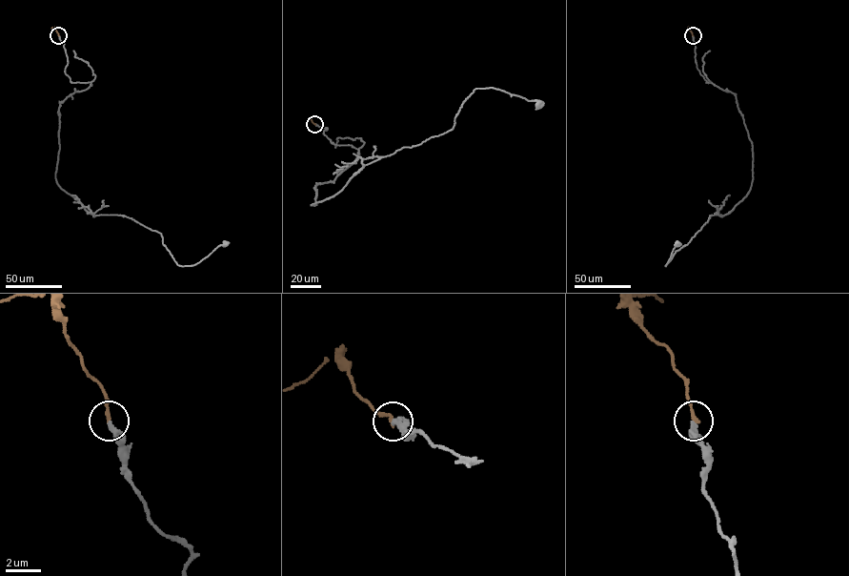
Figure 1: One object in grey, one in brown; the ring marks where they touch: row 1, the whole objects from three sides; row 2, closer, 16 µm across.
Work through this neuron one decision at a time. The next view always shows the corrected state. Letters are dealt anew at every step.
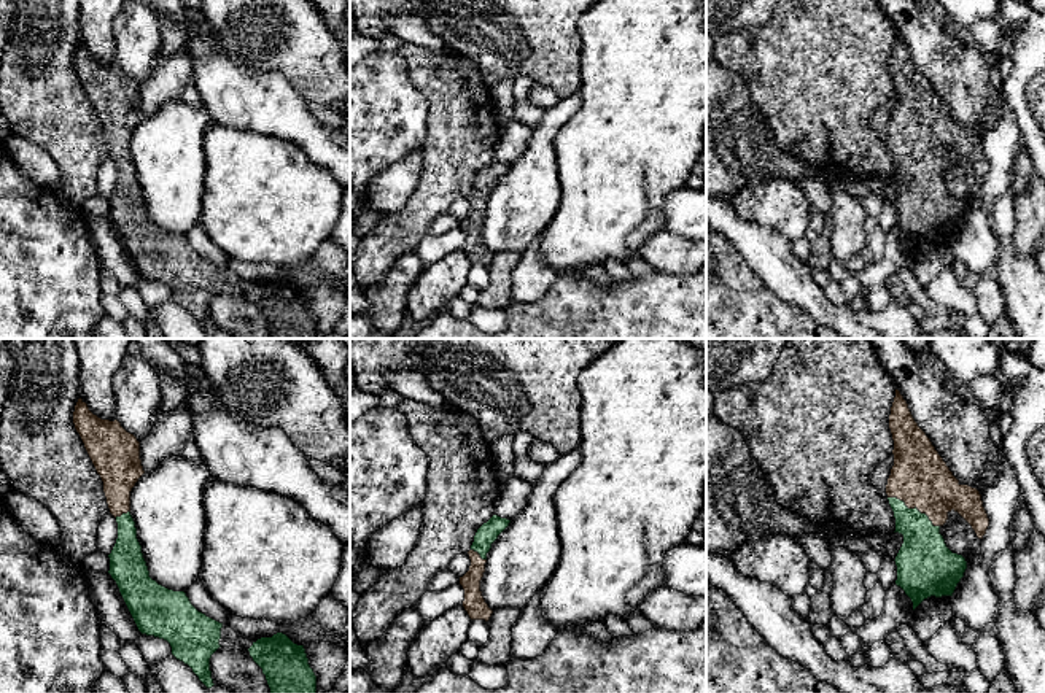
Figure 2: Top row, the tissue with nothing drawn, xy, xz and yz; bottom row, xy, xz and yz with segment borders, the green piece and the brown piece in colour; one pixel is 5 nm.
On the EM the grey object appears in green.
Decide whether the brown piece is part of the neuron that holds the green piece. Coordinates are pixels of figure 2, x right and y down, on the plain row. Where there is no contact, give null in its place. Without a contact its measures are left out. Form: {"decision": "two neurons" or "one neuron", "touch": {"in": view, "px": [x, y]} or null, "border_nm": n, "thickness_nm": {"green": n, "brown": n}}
{"decision": "one neuron", "touch": {"in": "yz", "px": [915, 151]}, "border_nm": 300, "thickness_nm": {"green": 240, "brown": 300}}

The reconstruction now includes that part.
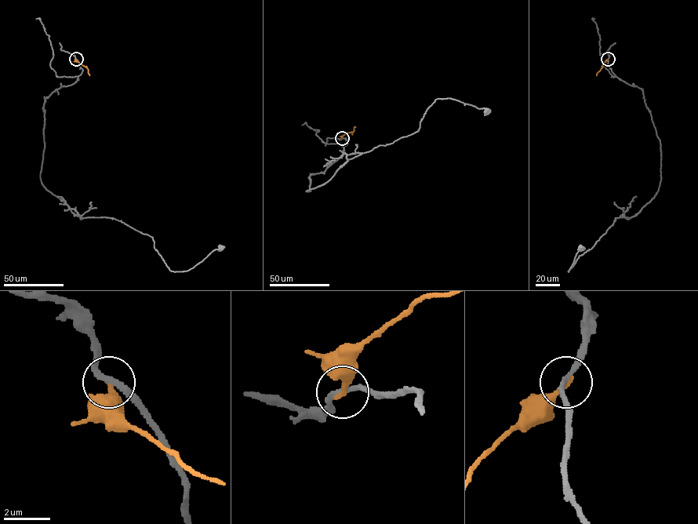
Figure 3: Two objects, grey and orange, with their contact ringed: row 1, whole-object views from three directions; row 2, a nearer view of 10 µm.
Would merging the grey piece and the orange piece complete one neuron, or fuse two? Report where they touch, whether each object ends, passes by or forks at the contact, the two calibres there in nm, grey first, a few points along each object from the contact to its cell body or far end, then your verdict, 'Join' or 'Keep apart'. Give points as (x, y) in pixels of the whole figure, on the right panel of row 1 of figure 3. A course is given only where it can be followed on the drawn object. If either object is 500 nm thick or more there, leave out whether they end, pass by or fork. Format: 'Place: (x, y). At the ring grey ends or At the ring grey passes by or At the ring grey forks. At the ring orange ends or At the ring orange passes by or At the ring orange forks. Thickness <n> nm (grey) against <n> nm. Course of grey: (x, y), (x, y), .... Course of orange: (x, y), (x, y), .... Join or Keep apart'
Place: (608, 59). At the ring grey passes by. At the ring orange ends. Thickness 220 nm (grey) against 280 nm. Course of grey: (608, 59), (619, 79), (642, 89), (660, 143), (660, 179), (638, 213), (616, 218), (568, 271), (581, 248). Course of orange: (608, 59), (597, 75). Keep apart

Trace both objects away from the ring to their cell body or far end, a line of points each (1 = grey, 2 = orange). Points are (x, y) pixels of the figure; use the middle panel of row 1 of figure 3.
1: (342, 138), (348, 142), (342, 154), (310, 176), (306, 191), (349, 159), (417, 131), (437, 99), (487, 111)
2: (342, 138), (346, 133), (352, 132), (355, 127)

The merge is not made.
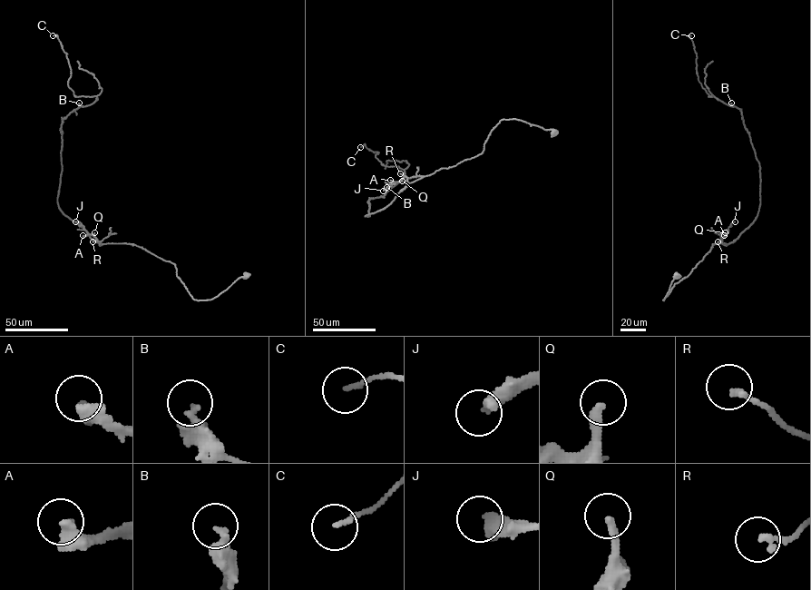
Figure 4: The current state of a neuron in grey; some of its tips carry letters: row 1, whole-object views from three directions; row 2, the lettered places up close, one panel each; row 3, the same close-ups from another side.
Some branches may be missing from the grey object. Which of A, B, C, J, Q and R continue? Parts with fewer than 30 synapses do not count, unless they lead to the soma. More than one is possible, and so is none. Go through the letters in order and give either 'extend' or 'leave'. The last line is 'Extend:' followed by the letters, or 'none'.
A: extend
B: leave
C: leave
J: extend
Q: extend
R: leave
Extend: A, J, Q

